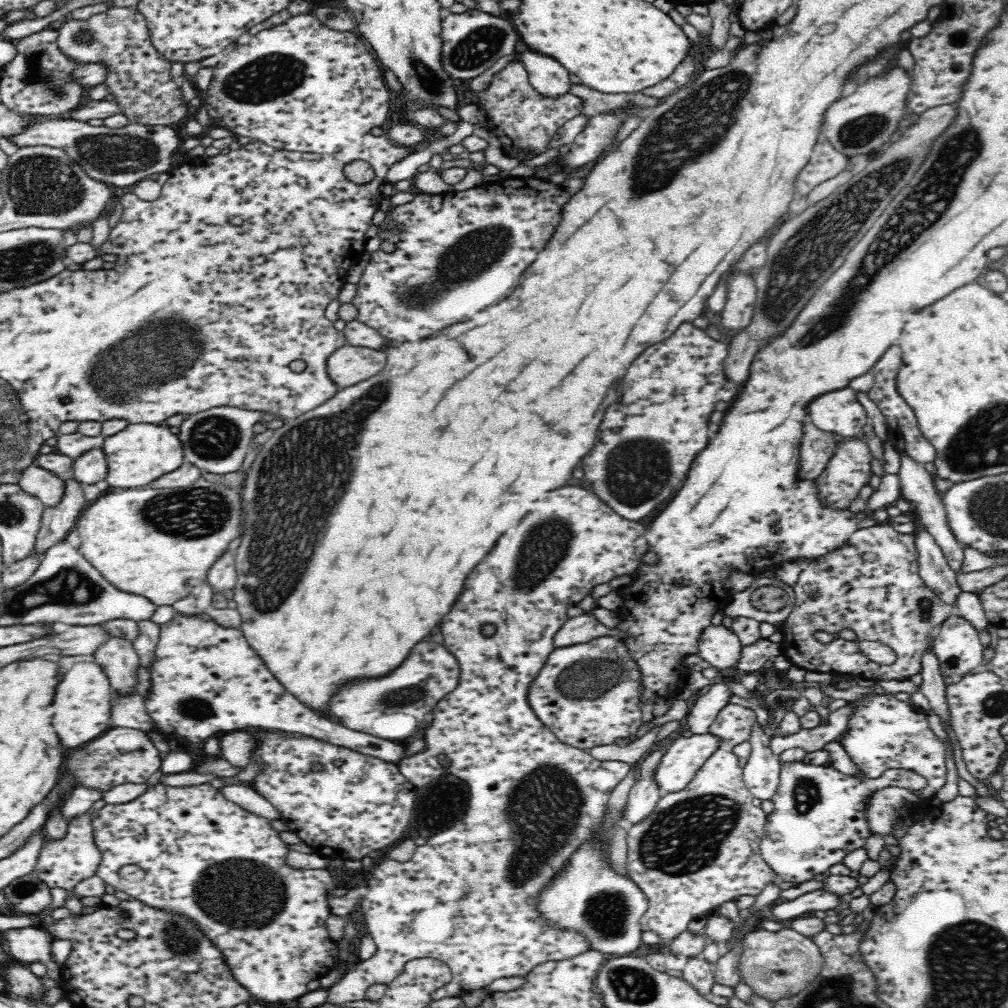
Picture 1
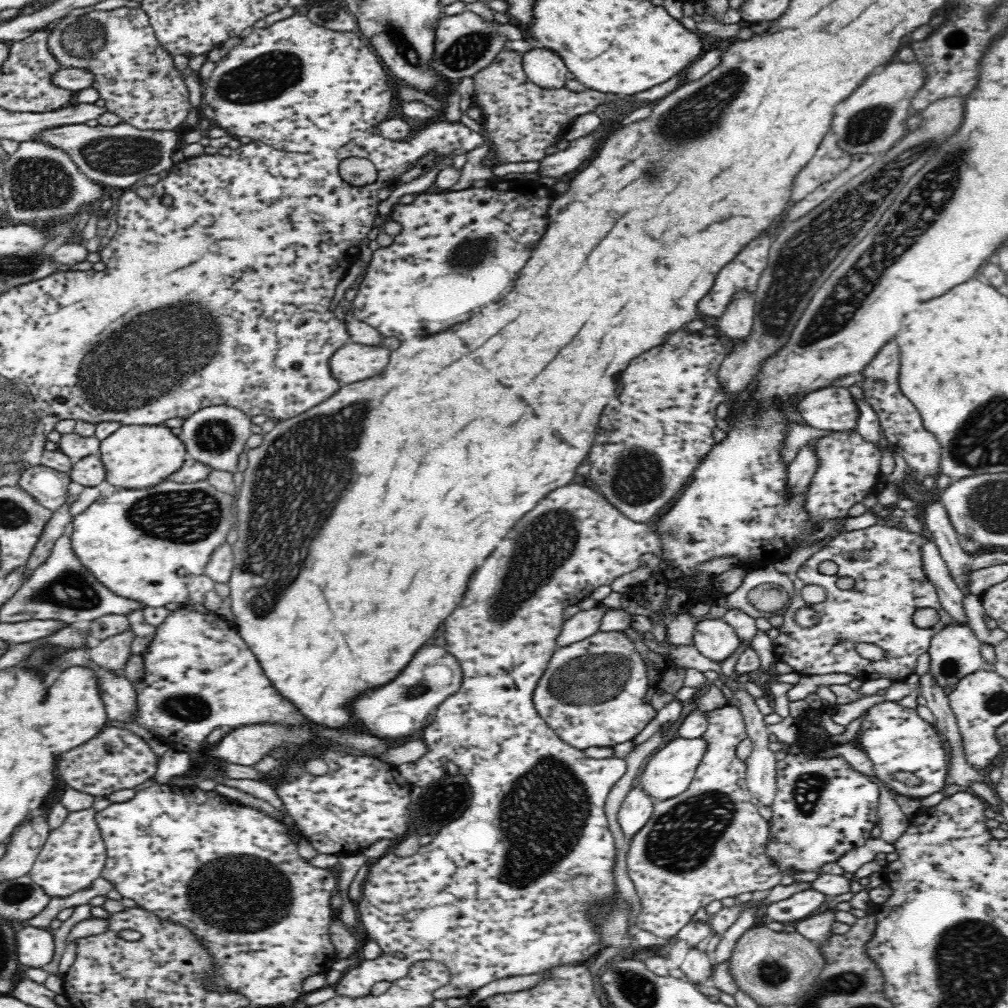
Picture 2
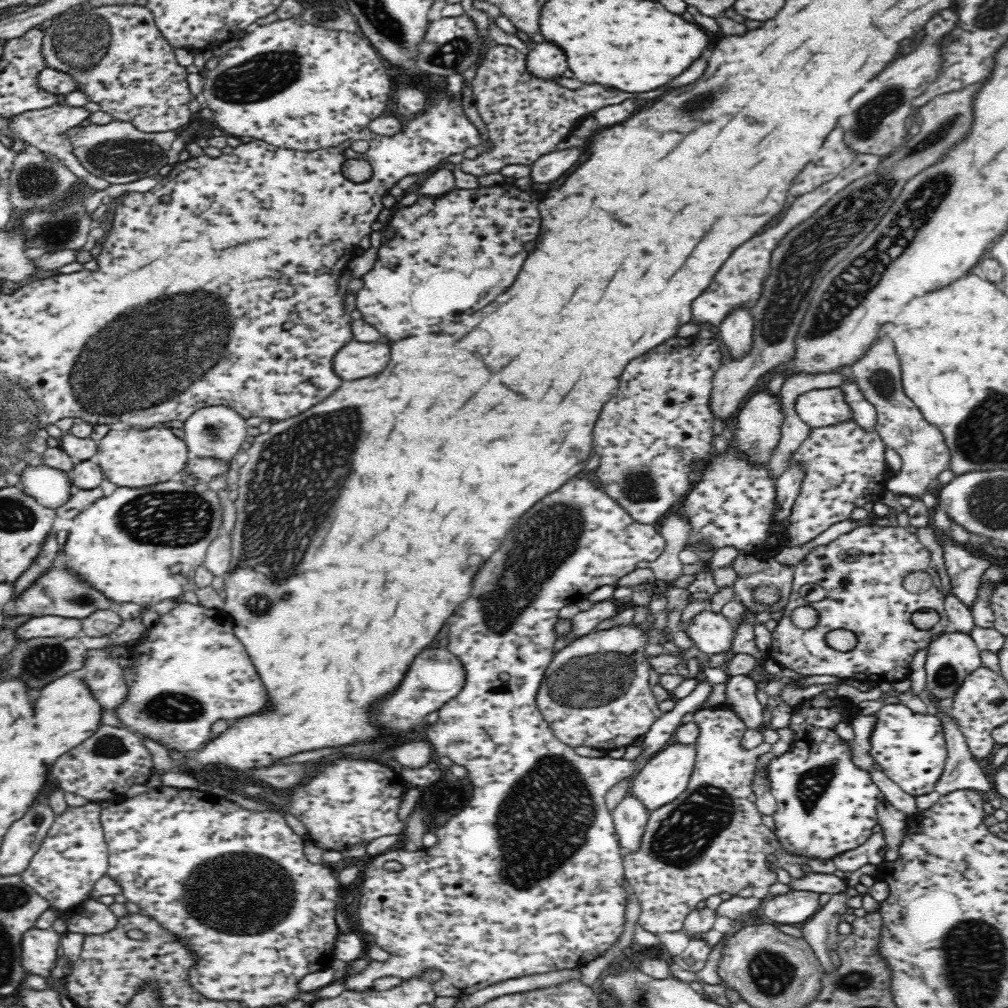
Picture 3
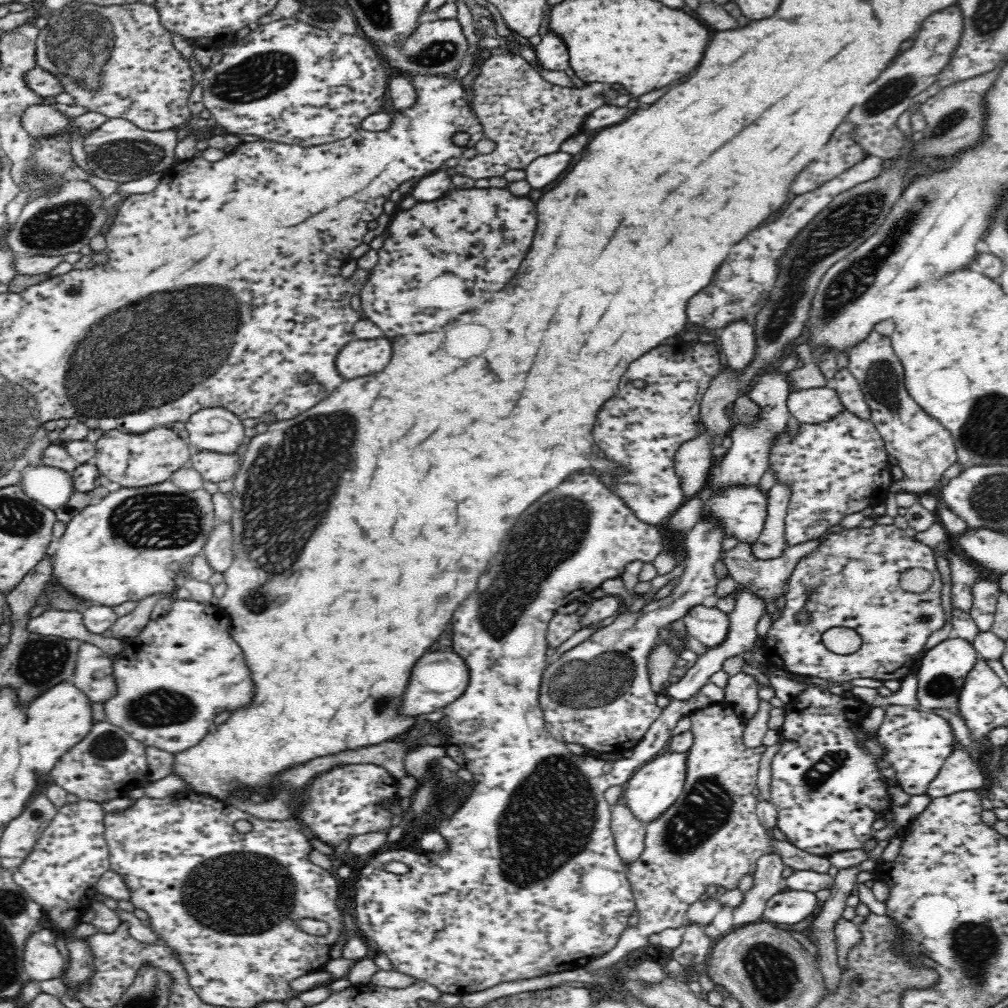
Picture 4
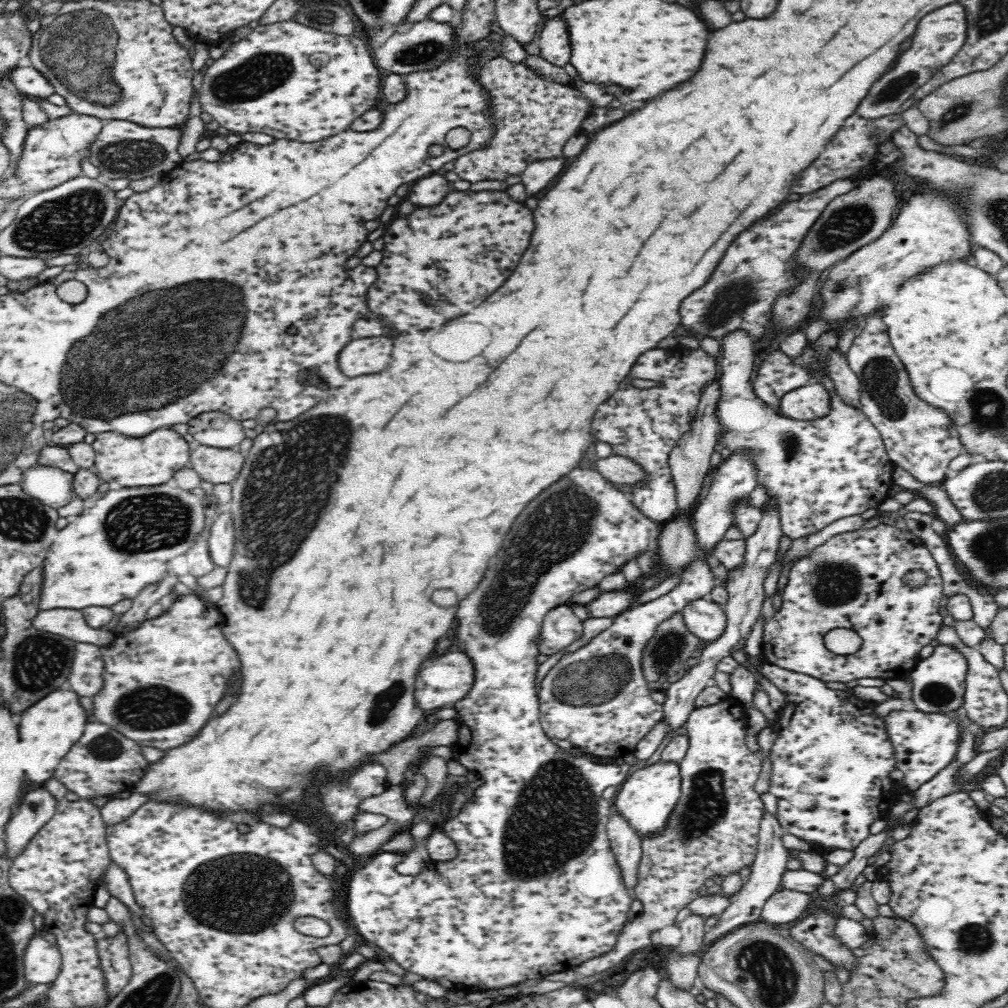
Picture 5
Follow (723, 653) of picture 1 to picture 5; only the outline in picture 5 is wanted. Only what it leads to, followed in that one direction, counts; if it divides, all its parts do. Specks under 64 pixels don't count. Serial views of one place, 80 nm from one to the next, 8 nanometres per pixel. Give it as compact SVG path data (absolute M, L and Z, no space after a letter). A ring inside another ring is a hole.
M693 600L684 607L681 615L688 631L704 644L712 644L724 634L727 624L726 612L714 601Z

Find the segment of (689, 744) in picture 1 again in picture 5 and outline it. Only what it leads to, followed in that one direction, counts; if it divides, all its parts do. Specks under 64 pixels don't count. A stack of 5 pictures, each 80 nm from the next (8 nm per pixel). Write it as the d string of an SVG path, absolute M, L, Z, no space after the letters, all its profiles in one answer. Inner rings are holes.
M661 758L636 770L627 778L618 788L613 803L640 836L648 836L650 832L662 831L666 826L672 808L680 798L681 784L680 764Z

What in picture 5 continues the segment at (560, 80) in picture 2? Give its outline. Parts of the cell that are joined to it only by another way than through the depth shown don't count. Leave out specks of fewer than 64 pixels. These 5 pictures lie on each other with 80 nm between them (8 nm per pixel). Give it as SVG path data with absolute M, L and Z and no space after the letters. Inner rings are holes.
M560 15L545 22L538 33L540 56L554 66L566 66L571 60L571 48L566 23Z

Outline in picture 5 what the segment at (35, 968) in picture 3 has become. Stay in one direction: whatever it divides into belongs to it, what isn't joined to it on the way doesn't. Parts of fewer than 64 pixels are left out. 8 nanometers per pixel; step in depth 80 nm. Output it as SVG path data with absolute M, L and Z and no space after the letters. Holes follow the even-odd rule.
M41 933L27 944L23 956L24 974L29 986L53 983L60 974L62 957Z

